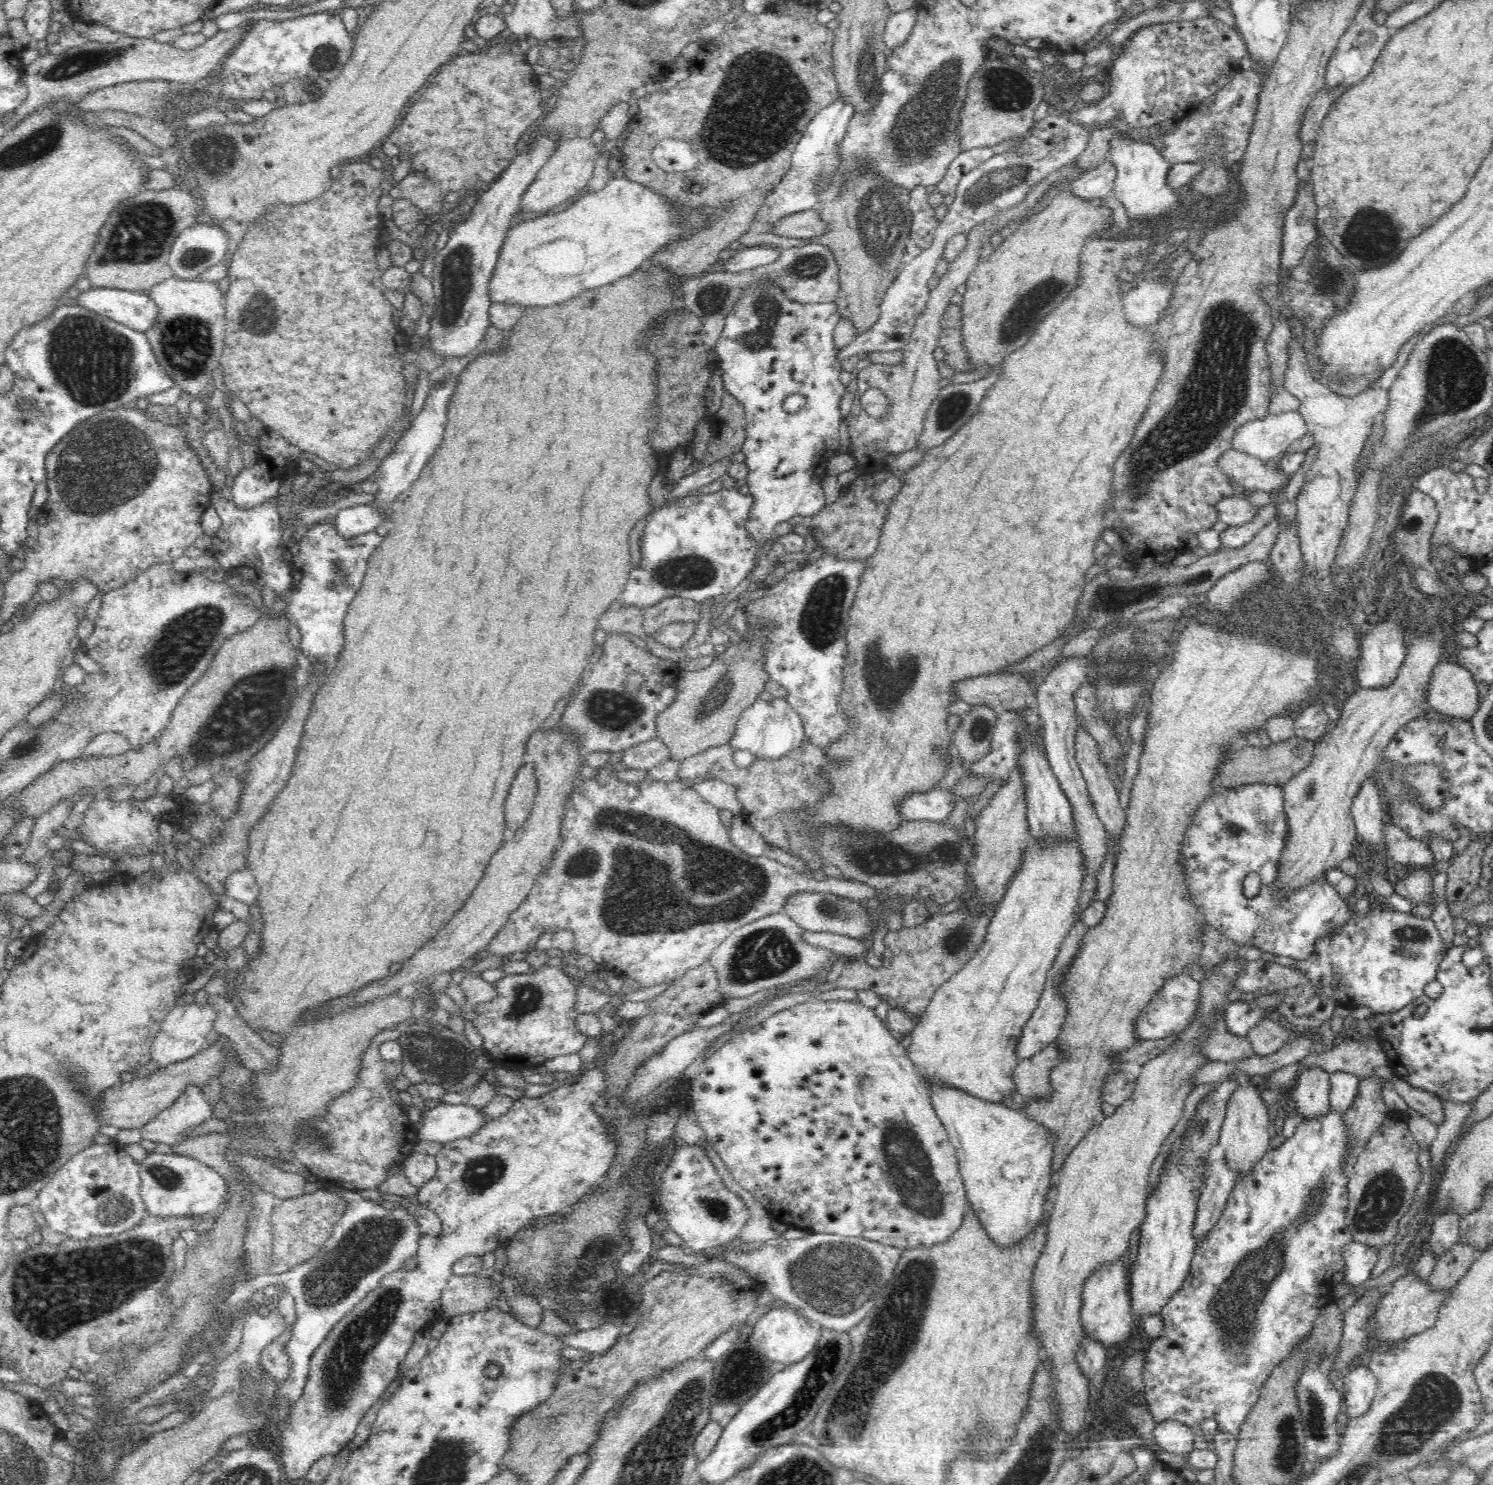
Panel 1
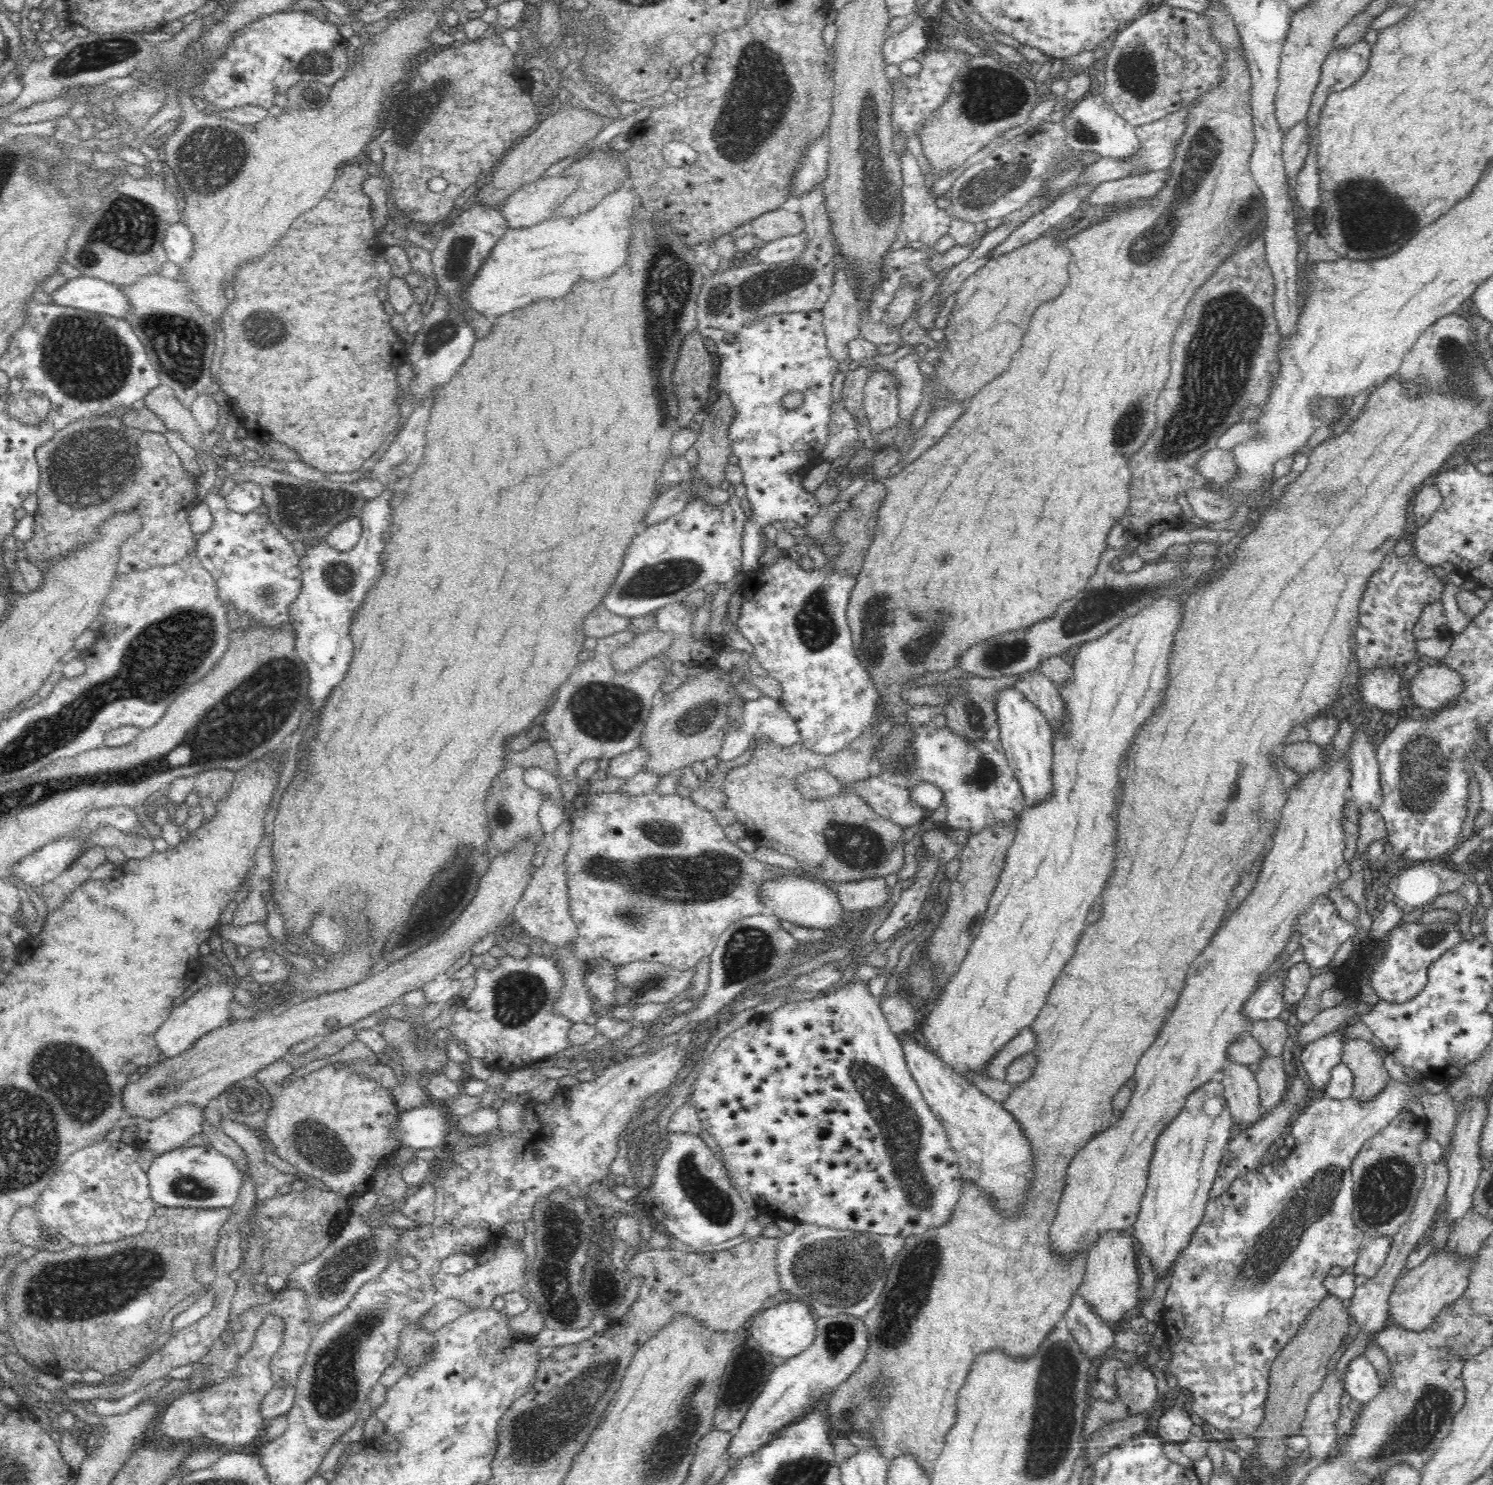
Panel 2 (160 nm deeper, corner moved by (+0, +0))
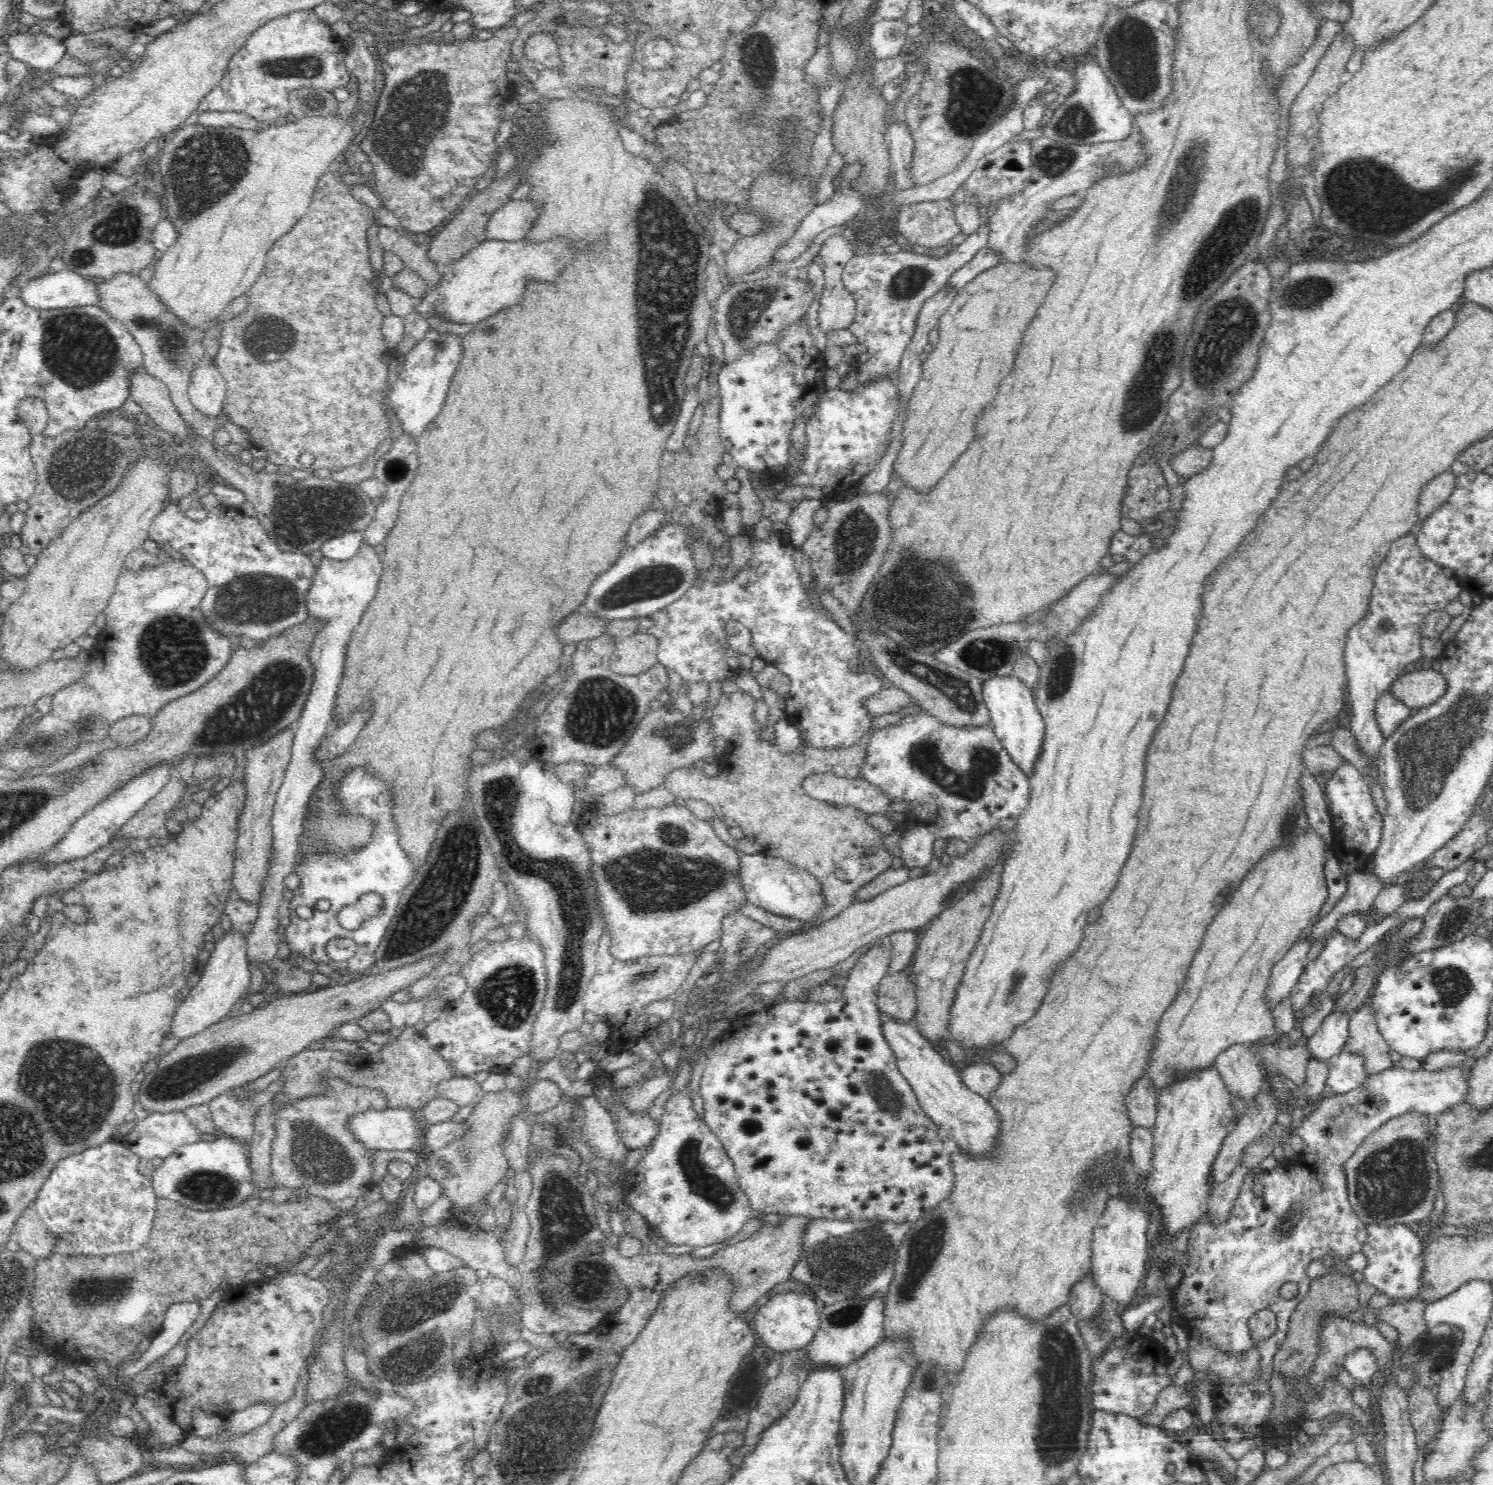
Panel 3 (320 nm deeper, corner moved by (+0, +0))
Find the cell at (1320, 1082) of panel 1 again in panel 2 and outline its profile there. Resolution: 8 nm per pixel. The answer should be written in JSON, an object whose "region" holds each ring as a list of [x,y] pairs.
{"region":[[[1330,1031],[1303,1048],[1301,1062],[1309,1076],[1310,1098],[1312,1094],[1324,1092],[1332,1069],[1342,1061],[1342,1038],[1339,1031]]]}

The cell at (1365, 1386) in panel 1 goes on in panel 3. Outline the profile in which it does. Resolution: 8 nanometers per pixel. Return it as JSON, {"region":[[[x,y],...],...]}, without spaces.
{"region":[[[1358,1348],[1346,1354],[1343,1367],[1356,1379],[1356,1387],[1374,1389],[1374,1378],[1378,1375],[1376,1356],[1366,1348]]]}

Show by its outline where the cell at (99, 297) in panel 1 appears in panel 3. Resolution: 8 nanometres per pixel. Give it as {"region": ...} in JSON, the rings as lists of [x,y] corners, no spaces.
{"region":[[[66,268],[55,273],[42,273],[21,288],[16,288],[13,293],[30,308],[40,310],[99,306],[96,280]]]}

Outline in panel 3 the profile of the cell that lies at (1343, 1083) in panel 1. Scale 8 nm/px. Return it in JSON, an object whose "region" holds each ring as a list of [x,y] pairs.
{"region":[[[1342,1050],[1330,1062],[1330,1072],[1326,1080],[1327,1091],[1330,1094],[1346,1094],[1358,1088],[1368,1076],[1364,1067],[1364,1056]]]}

